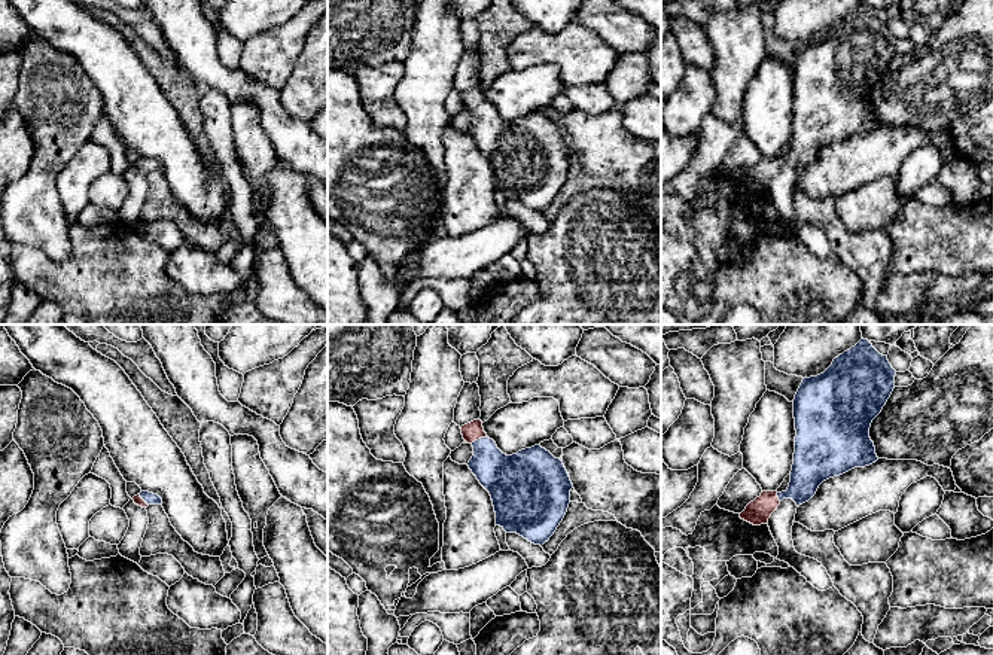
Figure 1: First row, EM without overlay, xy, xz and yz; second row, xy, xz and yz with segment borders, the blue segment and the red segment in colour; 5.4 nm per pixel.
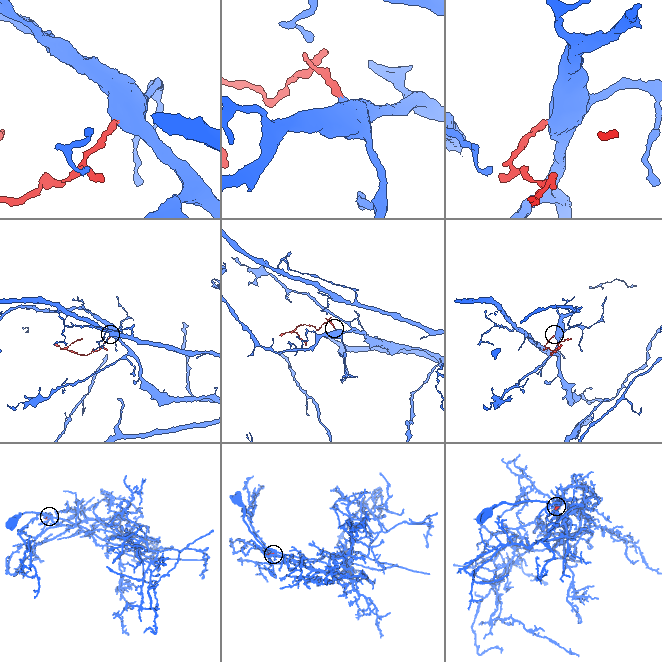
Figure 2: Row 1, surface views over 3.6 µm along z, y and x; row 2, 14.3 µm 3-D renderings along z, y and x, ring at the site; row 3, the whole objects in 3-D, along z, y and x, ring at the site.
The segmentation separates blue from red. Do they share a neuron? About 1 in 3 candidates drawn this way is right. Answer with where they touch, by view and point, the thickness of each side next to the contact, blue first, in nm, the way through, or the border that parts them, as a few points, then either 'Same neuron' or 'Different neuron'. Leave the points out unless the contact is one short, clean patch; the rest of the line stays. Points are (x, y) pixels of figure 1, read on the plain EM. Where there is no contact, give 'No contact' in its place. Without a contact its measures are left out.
Touches blue at xz (478, 106). Thickness 240 nm (blue) against 110 nm. Path across: xz (505, 143), (487, 125), (478, 106), (474, 97). Same neuron

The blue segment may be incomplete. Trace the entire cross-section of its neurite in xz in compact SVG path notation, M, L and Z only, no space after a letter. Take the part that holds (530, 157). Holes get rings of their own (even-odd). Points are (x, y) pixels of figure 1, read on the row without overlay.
M481 86L460 95L473 113L467 132L491 162L496 192L542 213L570 170L573 150L563 128L540 112L503 121L484 98Z

